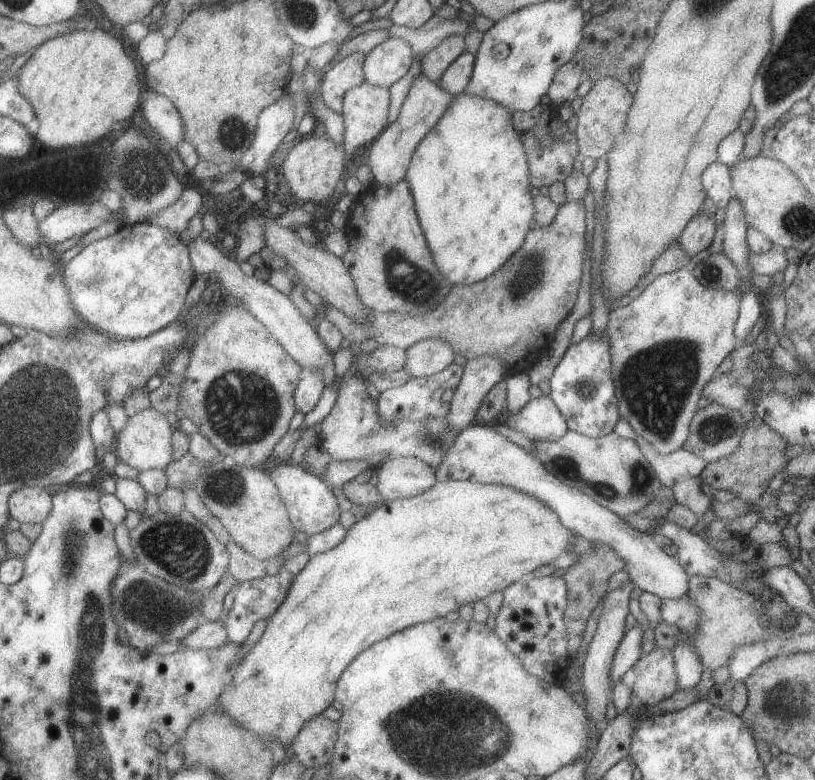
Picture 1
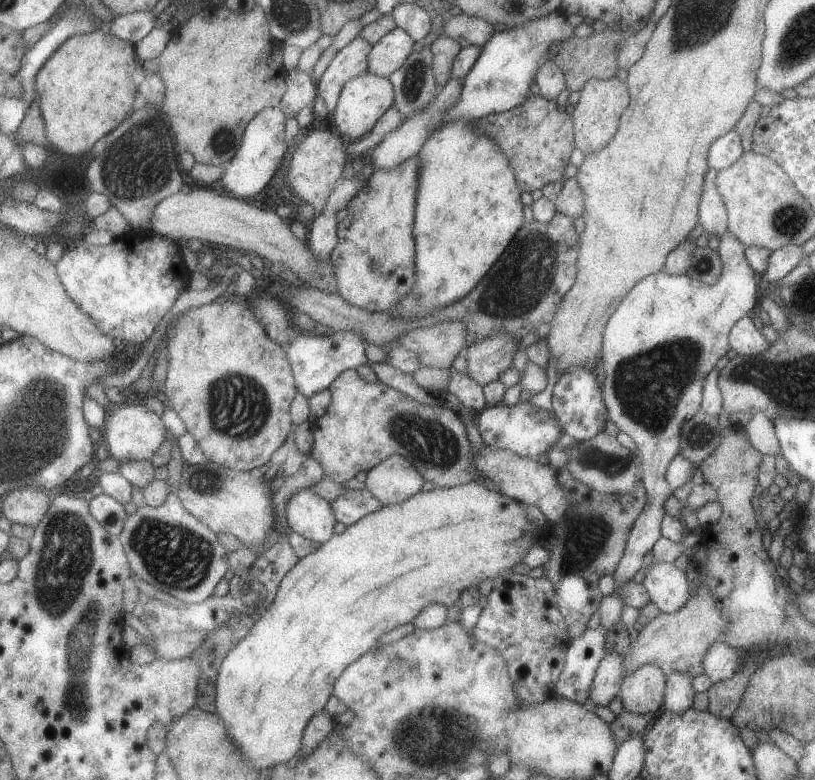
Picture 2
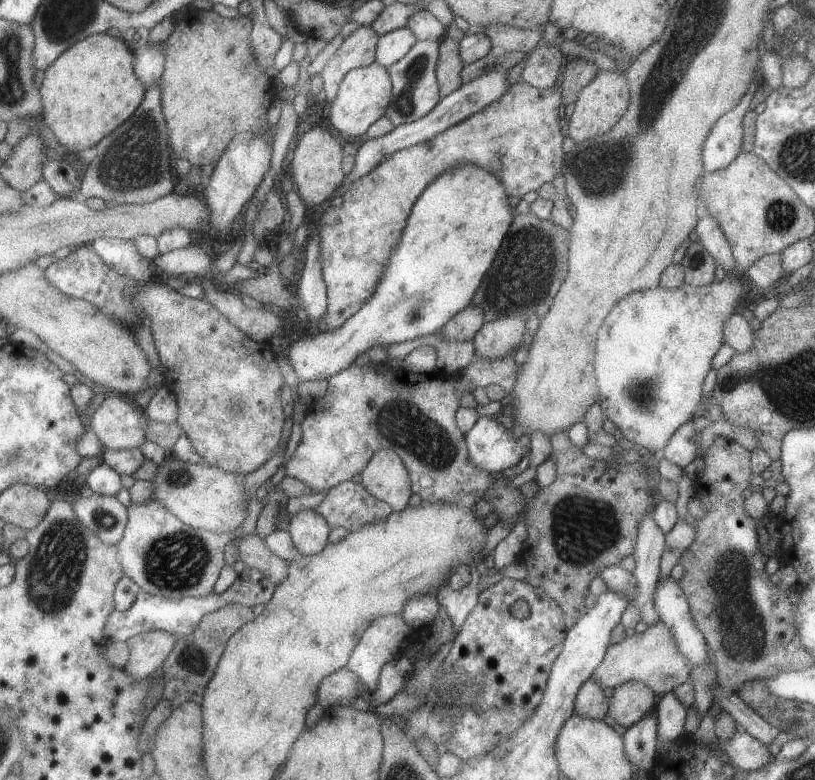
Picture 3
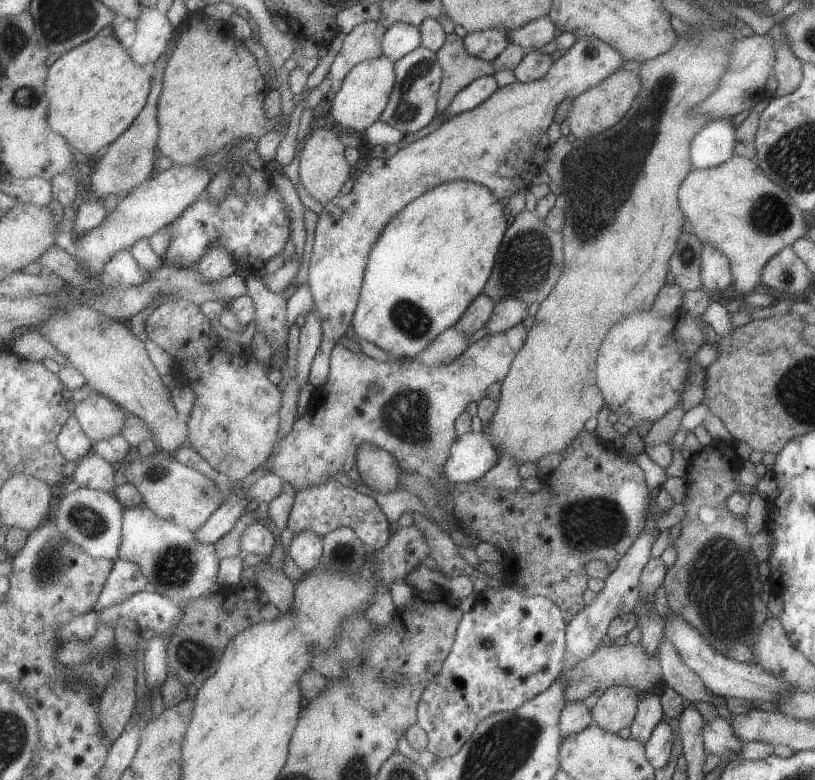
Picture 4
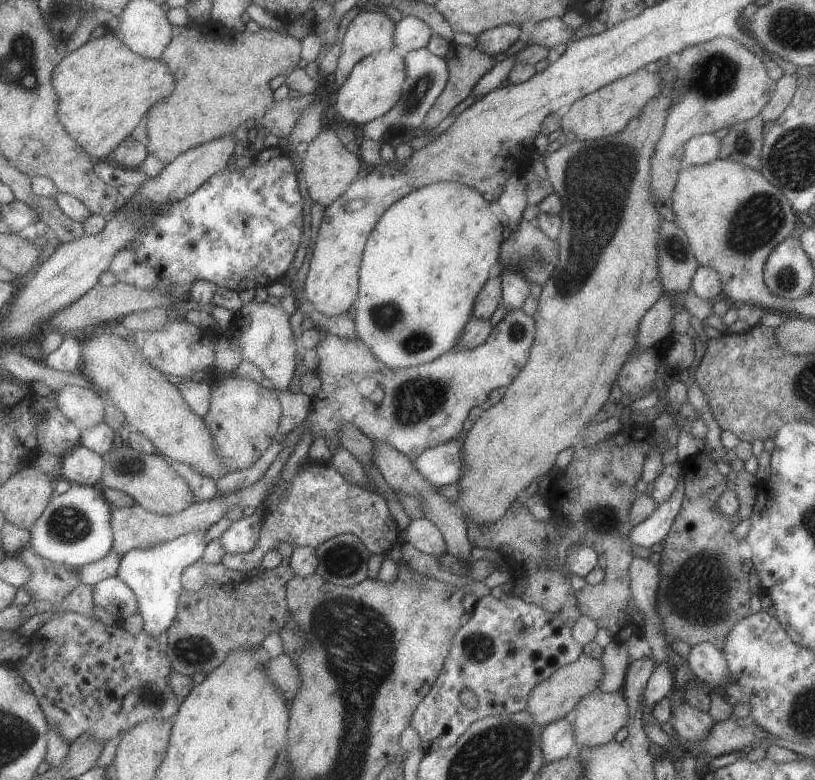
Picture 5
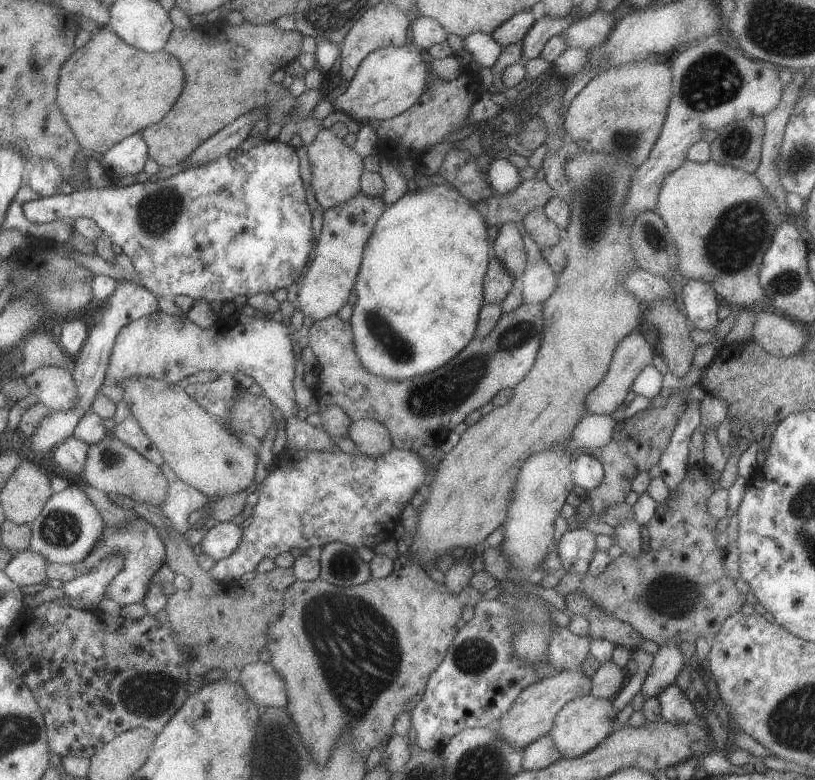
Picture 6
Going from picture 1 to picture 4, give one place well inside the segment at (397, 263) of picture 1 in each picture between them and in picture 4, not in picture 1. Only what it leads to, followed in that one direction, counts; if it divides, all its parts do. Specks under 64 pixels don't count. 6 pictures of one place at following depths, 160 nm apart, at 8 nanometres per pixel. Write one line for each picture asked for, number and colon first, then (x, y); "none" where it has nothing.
2: (373, 261)
3: (518, 138)
4: (502, 144)

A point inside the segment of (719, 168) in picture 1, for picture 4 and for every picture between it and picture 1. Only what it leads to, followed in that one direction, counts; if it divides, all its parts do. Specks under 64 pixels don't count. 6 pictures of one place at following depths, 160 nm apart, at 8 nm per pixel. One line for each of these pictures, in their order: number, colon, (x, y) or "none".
2: (712, 216)
3: (711, 239)
4: (714, 275)

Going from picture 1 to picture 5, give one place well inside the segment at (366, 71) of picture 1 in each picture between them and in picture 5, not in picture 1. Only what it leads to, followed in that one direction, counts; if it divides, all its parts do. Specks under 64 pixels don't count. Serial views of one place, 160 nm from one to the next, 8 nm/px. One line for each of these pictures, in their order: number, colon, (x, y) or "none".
2: (387, 54)
3: (390, 47)
4: (401, 38)
5: (410, 34)

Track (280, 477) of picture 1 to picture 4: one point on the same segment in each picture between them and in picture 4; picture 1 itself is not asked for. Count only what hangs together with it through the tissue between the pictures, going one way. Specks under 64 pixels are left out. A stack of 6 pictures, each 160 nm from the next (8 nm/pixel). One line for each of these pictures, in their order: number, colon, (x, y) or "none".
2: (307, 514)
3: (308, 531)
4: (305, 549)

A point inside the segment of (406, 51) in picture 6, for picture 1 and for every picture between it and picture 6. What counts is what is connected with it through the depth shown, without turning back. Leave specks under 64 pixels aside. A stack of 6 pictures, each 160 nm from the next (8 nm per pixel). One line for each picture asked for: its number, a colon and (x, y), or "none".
1: (365, 107)
2: (363, 99)
3: (362, 96)
4: (364, 93)
5: (374, 84)

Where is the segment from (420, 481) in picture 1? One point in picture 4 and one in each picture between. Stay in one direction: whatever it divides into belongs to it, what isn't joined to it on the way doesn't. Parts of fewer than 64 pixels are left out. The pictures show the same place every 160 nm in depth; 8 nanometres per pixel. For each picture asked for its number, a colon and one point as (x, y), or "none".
2: (392, 480)
3: (384, 477)
4: (378, 470)

